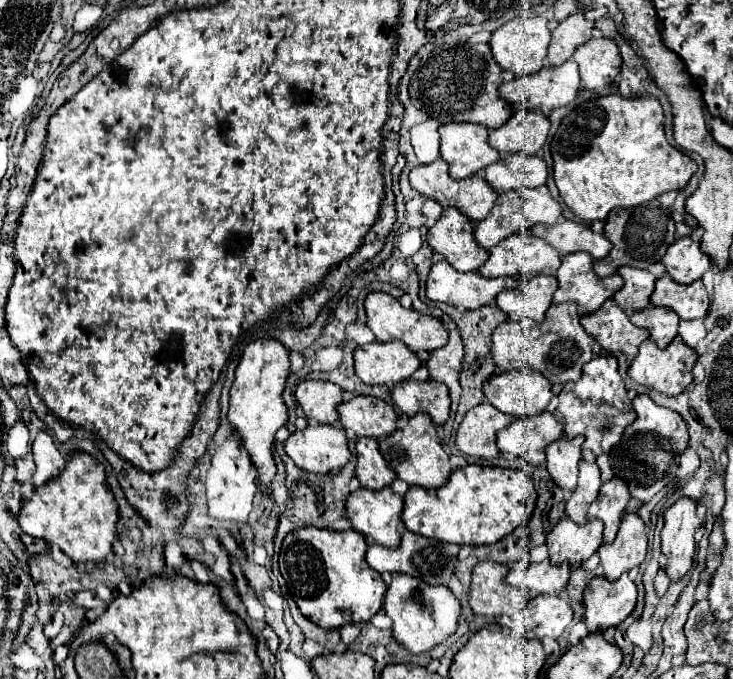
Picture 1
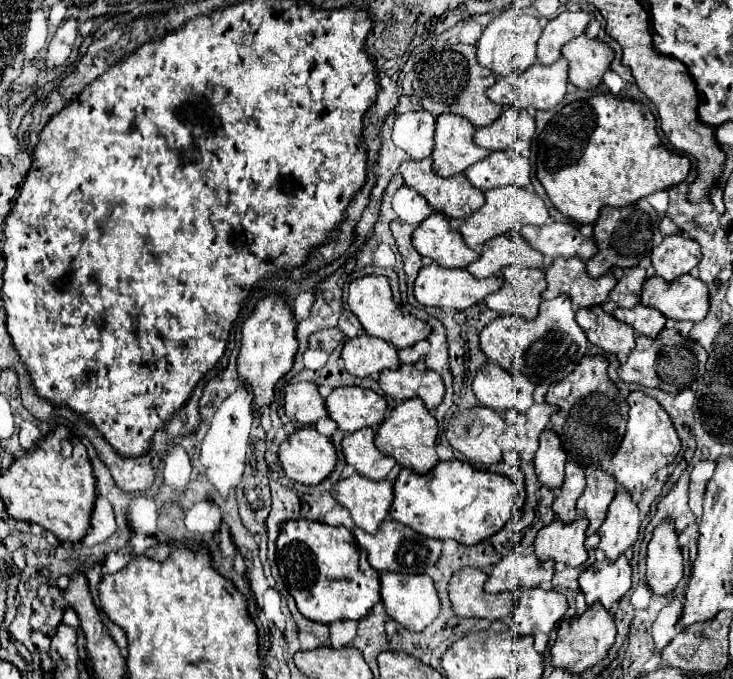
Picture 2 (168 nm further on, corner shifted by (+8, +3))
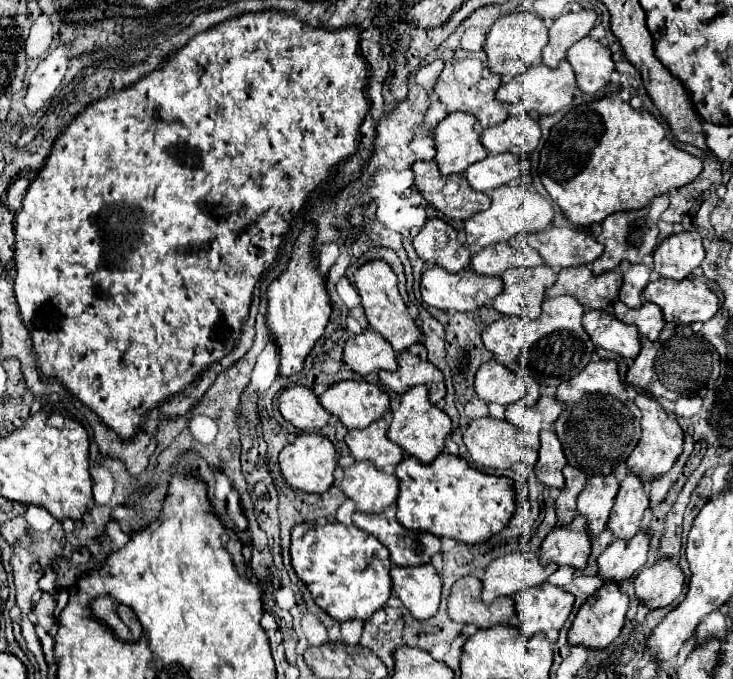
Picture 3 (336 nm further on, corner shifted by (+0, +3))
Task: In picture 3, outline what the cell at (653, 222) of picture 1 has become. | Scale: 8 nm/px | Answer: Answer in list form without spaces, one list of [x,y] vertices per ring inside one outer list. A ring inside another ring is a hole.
[[[649,208],[631,210],[631,212],[617,212],[617,214],[607,216],[601,222],[601,234],[597,236],[597,240],[605,246],[605,250],[591,264],[591,270],[595,274],[603,274],[607,270],[615,270],[619,266],[619,262],[623,262],[623,260],[629,260],[629,262],[637,264],[637,262],[643,260],[643,256],[647,256],[647,254],[651,254],[655,250],[659,228],[655,224],[647,222],[647,212],[649,212]]]

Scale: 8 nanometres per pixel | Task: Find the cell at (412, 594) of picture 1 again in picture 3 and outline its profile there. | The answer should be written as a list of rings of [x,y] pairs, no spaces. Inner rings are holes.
[[[431,564],[423,566],[391,566],[391,580],[393,580],[393,590],[397,598],[405,604],[405,608],[419,620],[431,618],[437,608],[439,608],[439,598],[441,598],[441,578],[435,572]]]

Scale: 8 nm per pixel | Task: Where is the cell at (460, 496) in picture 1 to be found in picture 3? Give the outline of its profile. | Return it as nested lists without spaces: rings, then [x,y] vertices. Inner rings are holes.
[[[439,454],[431,464],[421,464],[417,458],[407,456],[403,462],[397,464],[395,470],[401,486],[399,486],[399,498],[397,498],[397,520],[407,528],[407,530],[421,530],[421,532],[431,532],[435,536],[447,536],[455,538],[465,544],[479,544],[491,538],[493,534],[501,532],[511,516],[515,514],[517,500],[515,500],[515,490],[511,480],[507,478],[497,478],[483,474],[479,470],[469,468],[469,464],[453,454]]]

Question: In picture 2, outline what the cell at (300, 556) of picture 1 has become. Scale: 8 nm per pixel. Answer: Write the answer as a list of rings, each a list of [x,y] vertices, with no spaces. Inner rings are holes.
[[[289,520],[279,532],[275,562],[285,588],[297,602],[299,612],[313,622],[329,624],[335,620],[361,620],[379,602],[379,572],[367,564],[365,552],[359,550],[355,536],[345,526],[329,526],[311,520]]]

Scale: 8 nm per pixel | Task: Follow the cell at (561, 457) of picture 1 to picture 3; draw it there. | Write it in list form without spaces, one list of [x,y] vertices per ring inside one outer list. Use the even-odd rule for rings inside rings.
[[[553,430],[541,432],[541,448],[539,448],[539,460],[535,464],[537,480],[545,486],[563,488],[563,466],[567,464],[561,442],[557,440]]]

